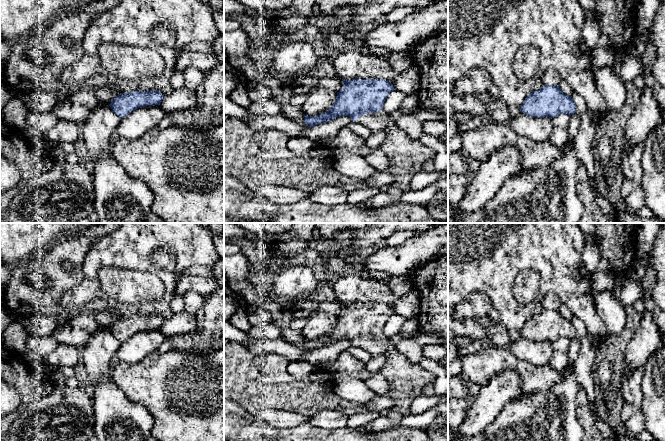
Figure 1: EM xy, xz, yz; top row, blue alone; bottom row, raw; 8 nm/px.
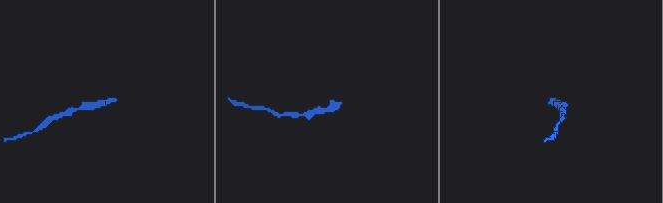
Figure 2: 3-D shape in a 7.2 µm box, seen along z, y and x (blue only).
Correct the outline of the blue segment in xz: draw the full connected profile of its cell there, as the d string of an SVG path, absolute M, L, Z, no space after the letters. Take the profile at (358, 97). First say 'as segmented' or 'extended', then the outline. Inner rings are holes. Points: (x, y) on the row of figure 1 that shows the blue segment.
extended | M343 79L343 88L337 92L333 106L316 116L304 114L304 122L311 128L340 116L349 116L352 122L372 131L385 132L394 122L388 119L383 104L393 91L392 83L385 79Z

